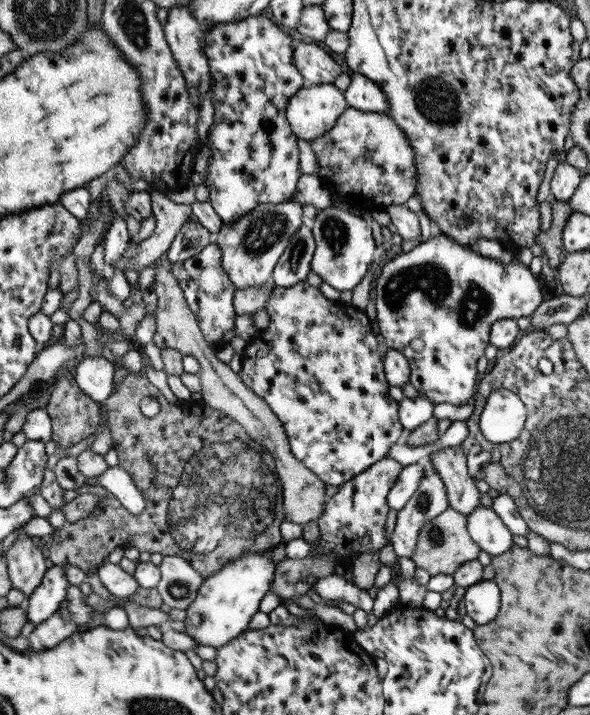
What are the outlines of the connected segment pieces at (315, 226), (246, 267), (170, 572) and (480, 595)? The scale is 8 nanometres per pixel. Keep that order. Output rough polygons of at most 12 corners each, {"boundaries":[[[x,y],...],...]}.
{"boundaries":[[[336,203],[310,225],[312,272],[353,291],[375,260],[362,216]],[[294,200],[259,204],[213,239],[237,289],[272,282],[304,222]],[[164,556],[156,590],[186,610],[202,576],[181,556]],[[482,580],[464,591],[466,614],[488,624],[500,610],[500,587]]]}

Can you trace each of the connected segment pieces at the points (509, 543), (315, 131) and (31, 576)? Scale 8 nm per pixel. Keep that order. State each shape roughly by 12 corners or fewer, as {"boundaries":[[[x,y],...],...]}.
{"boundaries":[[[490,508],[467,516],[470,537],[492,557],[514,546],[514,536]],[[309,84],[288,100],[294,135],[328,133],[347,106],[334,84]],[[22,531],[6,556],[11,588],[30,596],[49,570]]]}

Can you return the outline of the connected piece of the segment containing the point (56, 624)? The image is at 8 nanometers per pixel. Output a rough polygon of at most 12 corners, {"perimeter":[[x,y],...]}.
{"perimeter":[[59,613],[40,623],[28,636],[30,649],[58,645],[77,631]]}

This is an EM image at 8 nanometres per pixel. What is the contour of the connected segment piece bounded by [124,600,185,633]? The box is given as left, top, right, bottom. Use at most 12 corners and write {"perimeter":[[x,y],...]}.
{"perimeter":[[125,603],[129,627],[149,626],[185,631],[185,622],[170,620],[161,609]]}

